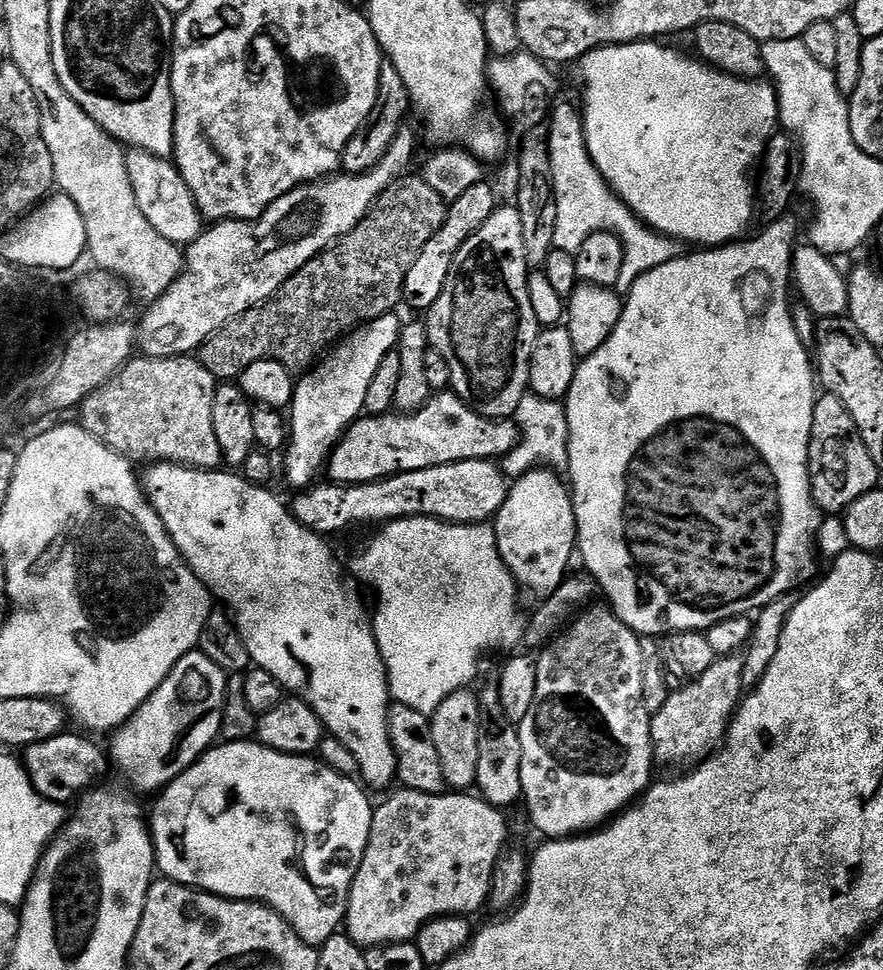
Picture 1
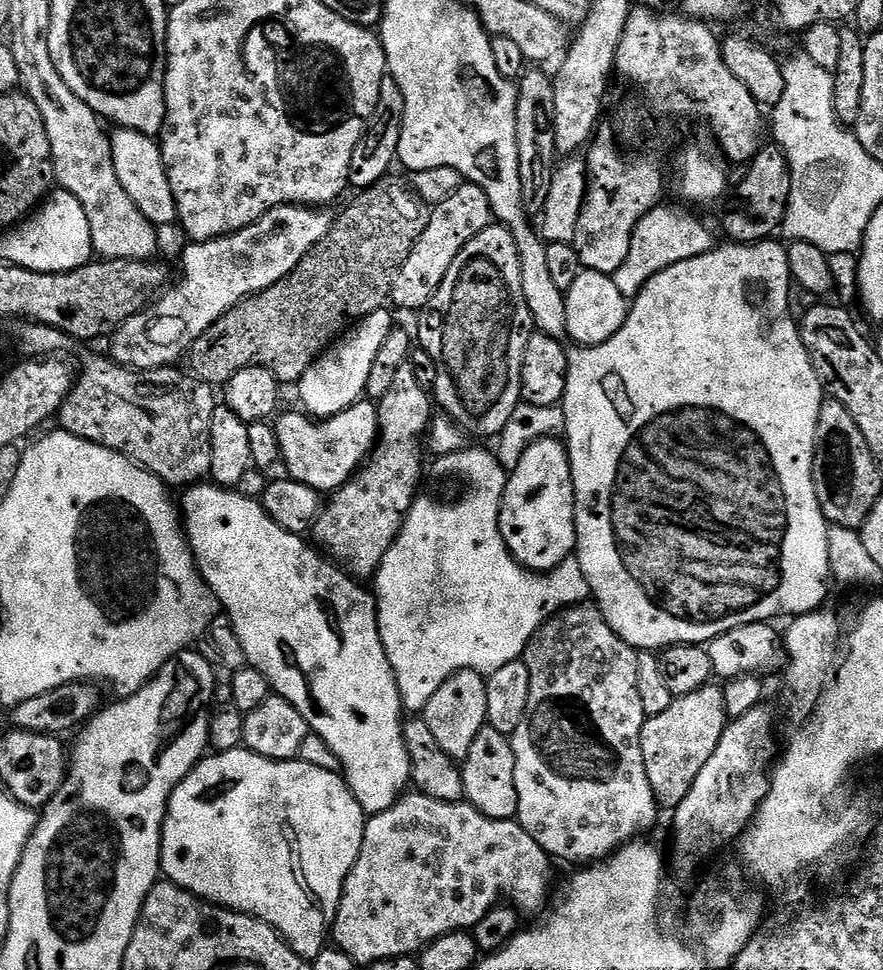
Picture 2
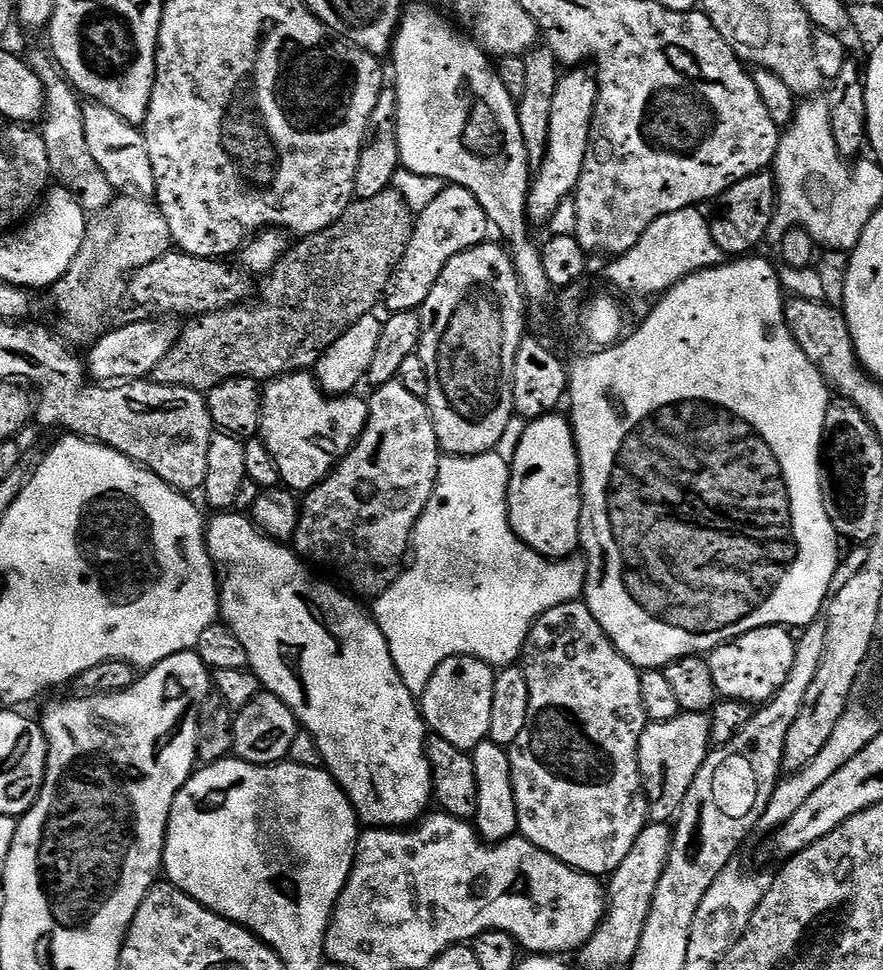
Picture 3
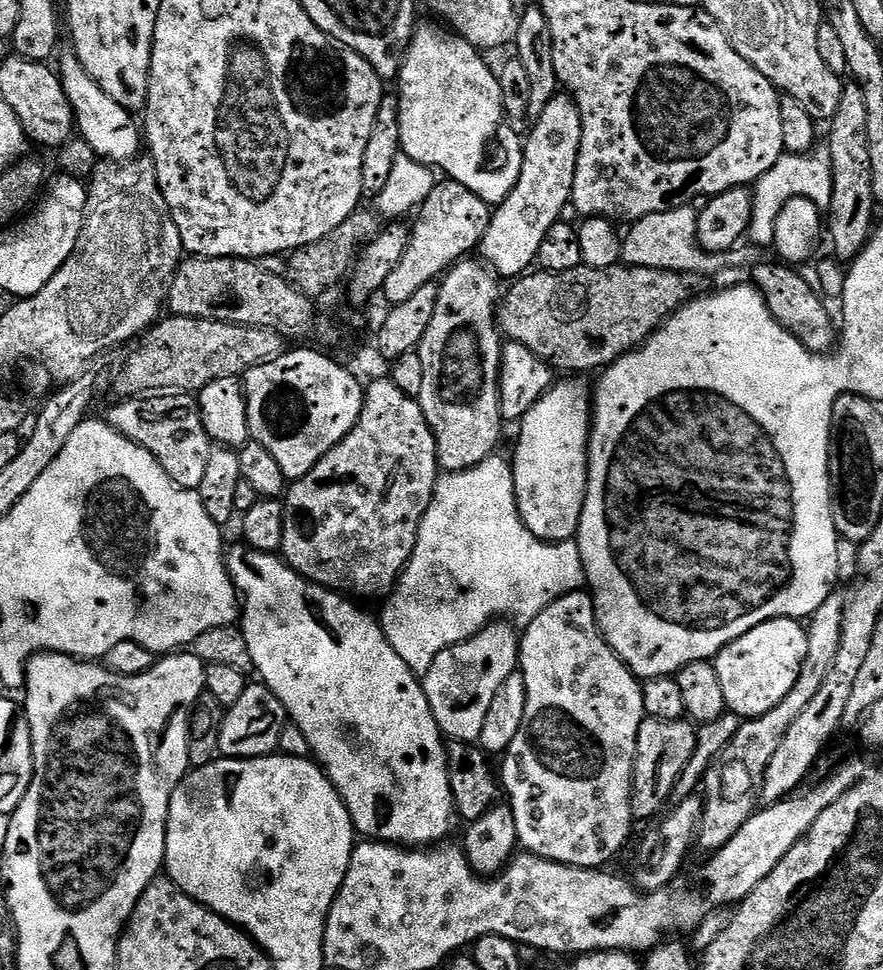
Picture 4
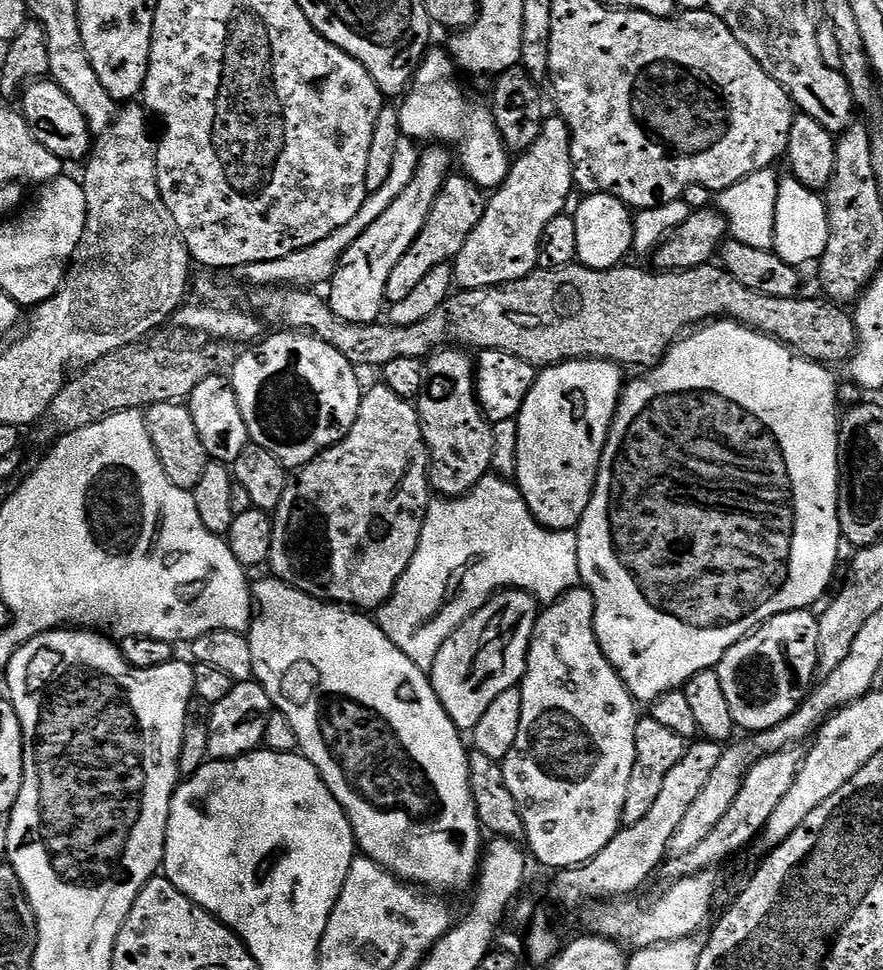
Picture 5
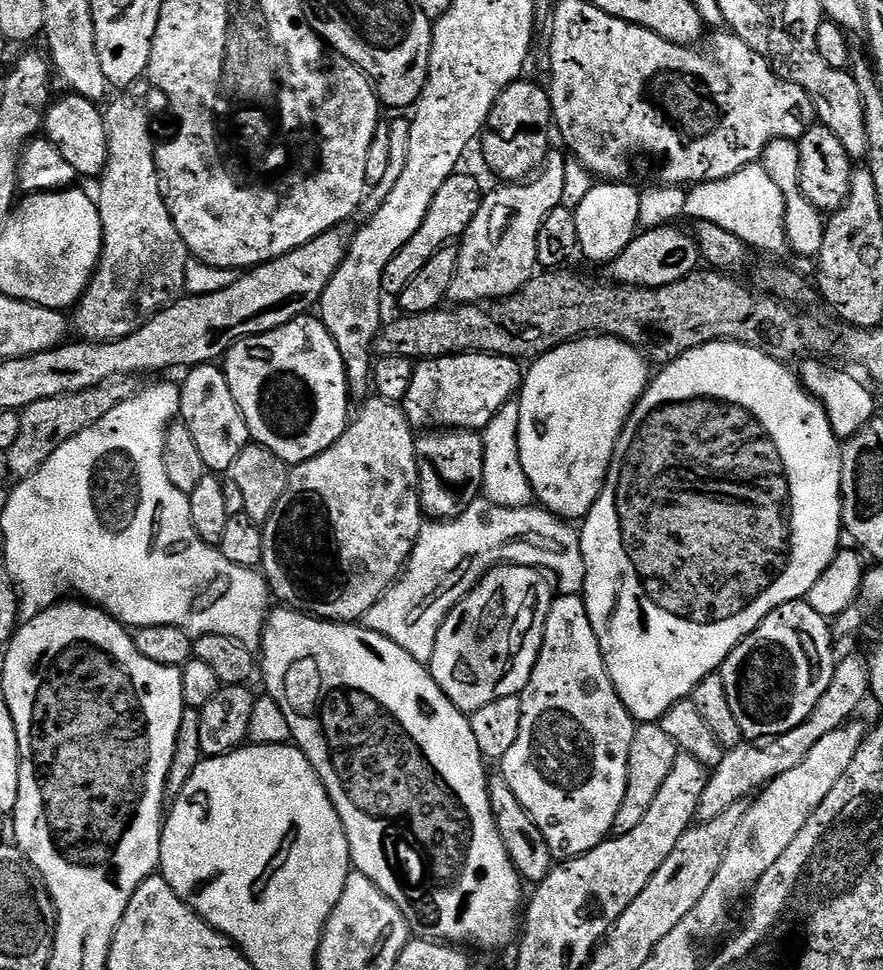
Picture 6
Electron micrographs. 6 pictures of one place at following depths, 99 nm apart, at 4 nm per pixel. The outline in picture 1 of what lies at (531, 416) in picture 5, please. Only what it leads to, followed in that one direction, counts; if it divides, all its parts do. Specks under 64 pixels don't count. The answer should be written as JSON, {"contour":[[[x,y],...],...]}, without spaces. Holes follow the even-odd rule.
{"contour":[[[541,466],[526,473],[509,487],[506,502],[502,502],[494,517],[498,550],[512,572],[512,577],[523,587],[525,584],[530,591],[537,592],[540,598],[551,596],[552,592],[558,590],[558,586],[564,583],[570,572],[568,563],[571,562],[572,556],[574,560],[574,553],[578,548],[576,511],[572,505],[572,493],[569,485],[559,478],[561,477],[555,471]]]}

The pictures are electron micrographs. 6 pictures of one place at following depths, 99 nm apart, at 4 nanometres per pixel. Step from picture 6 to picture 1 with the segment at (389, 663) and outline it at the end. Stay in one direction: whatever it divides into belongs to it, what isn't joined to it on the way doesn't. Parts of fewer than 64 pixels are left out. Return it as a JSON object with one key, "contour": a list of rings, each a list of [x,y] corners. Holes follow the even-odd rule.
{"contour":[[[153,463],[148,470],[148,473],[143,473],[142,483],[148,494],[149,504],[158,514],[158,518],[162,518],[162,526],[166,526],[174,546],[180,551],[181,558],[190,566],[192,573],[208,587],[208,591],[219,603],[221,600],[222,603],[228,604],[224,606],[234,617],[236,629],[242,642],[246,642],[246,650],[250,654],[252,664],[266,670],[266,674],[274,674],[276,681],[284,687],[285,693],[304,700],[312,707],[314,714],[318,714],[318,718],[324,723],[327,735],[336,736],[338,742],[342,742],[342,746],[346,746],[346,750],[350,750],[350,754],[354,754],[354,758],[358,758],[359,779],[369,789],[384,788],[388,783],[393,783],[396,780],[396,755],[392,750],[388,734],[388,710],[390,707],[388,671],[382,662],[382,654],[378,650],[376,635],[372,633],[369,613],[364,613],[364,604],[360,601],[359,594],[348,585],[349,577],[346,572],[346,577],[344,577],[344,572],[340,569],[335,554],[328,549],[329,541],[317,532],[306,530],[306,526],[299,524],[292,516],[289,505],[285,501],[283,504],[272,493],[272,490],[259,488],[246,482],[243,475],[237,474],[235,471],[205,470],[203,468],[186,468],[183,464],[157,463]]]}

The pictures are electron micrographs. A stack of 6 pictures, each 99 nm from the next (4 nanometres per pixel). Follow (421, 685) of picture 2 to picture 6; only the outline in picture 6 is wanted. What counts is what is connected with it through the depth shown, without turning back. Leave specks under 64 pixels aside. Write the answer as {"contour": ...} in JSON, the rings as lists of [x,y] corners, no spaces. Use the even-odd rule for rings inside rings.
{"contour":[[[478,498],[461,516],[455,516],[452,520],[425,523],[416,539],[406,571],[384,593],[380,601],[370,606],[370,610],[362,618],[363,627],[390,638],[390,642],[402,646],[402,650],[406,650],[406,654],[410,654],[410,658],[414,658],[419,664],[431,665],[438,630],[444,619],[454,610],[456,603],[472,593],[487,572],[510,564],[538,568],[551,574],[555,587],[565,596],[583,593],[584,555],[580,545],[580,533],[571,523],[561,520],[559,516],[552,515],[540,506],[503,508],[492,504],[487,498]]]}

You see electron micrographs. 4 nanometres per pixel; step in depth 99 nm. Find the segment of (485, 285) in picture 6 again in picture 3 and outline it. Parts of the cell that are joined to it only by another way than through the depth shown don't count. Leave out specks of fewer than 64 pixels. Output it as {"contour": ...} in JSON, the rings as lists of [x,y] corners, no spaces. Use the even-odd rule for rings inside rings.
{"contour":[[[580,66],[573,67],[571,70],[565,71],[557,82],[553,106],[550,109],[549,142],[546,146],[545,160],[538,167],[528,190],[528,218],[533,225],[540,223],[543,225],[548,222],[558,210],[559,204],[575,193],[578,178],[582,174],[582,166],[586,162],[586,146],[590,142],[590,130],[592,129],[592,119],[596,109],[596,99],[600,93],[600,85],[591,71],[584,71],[588,70]]]}

